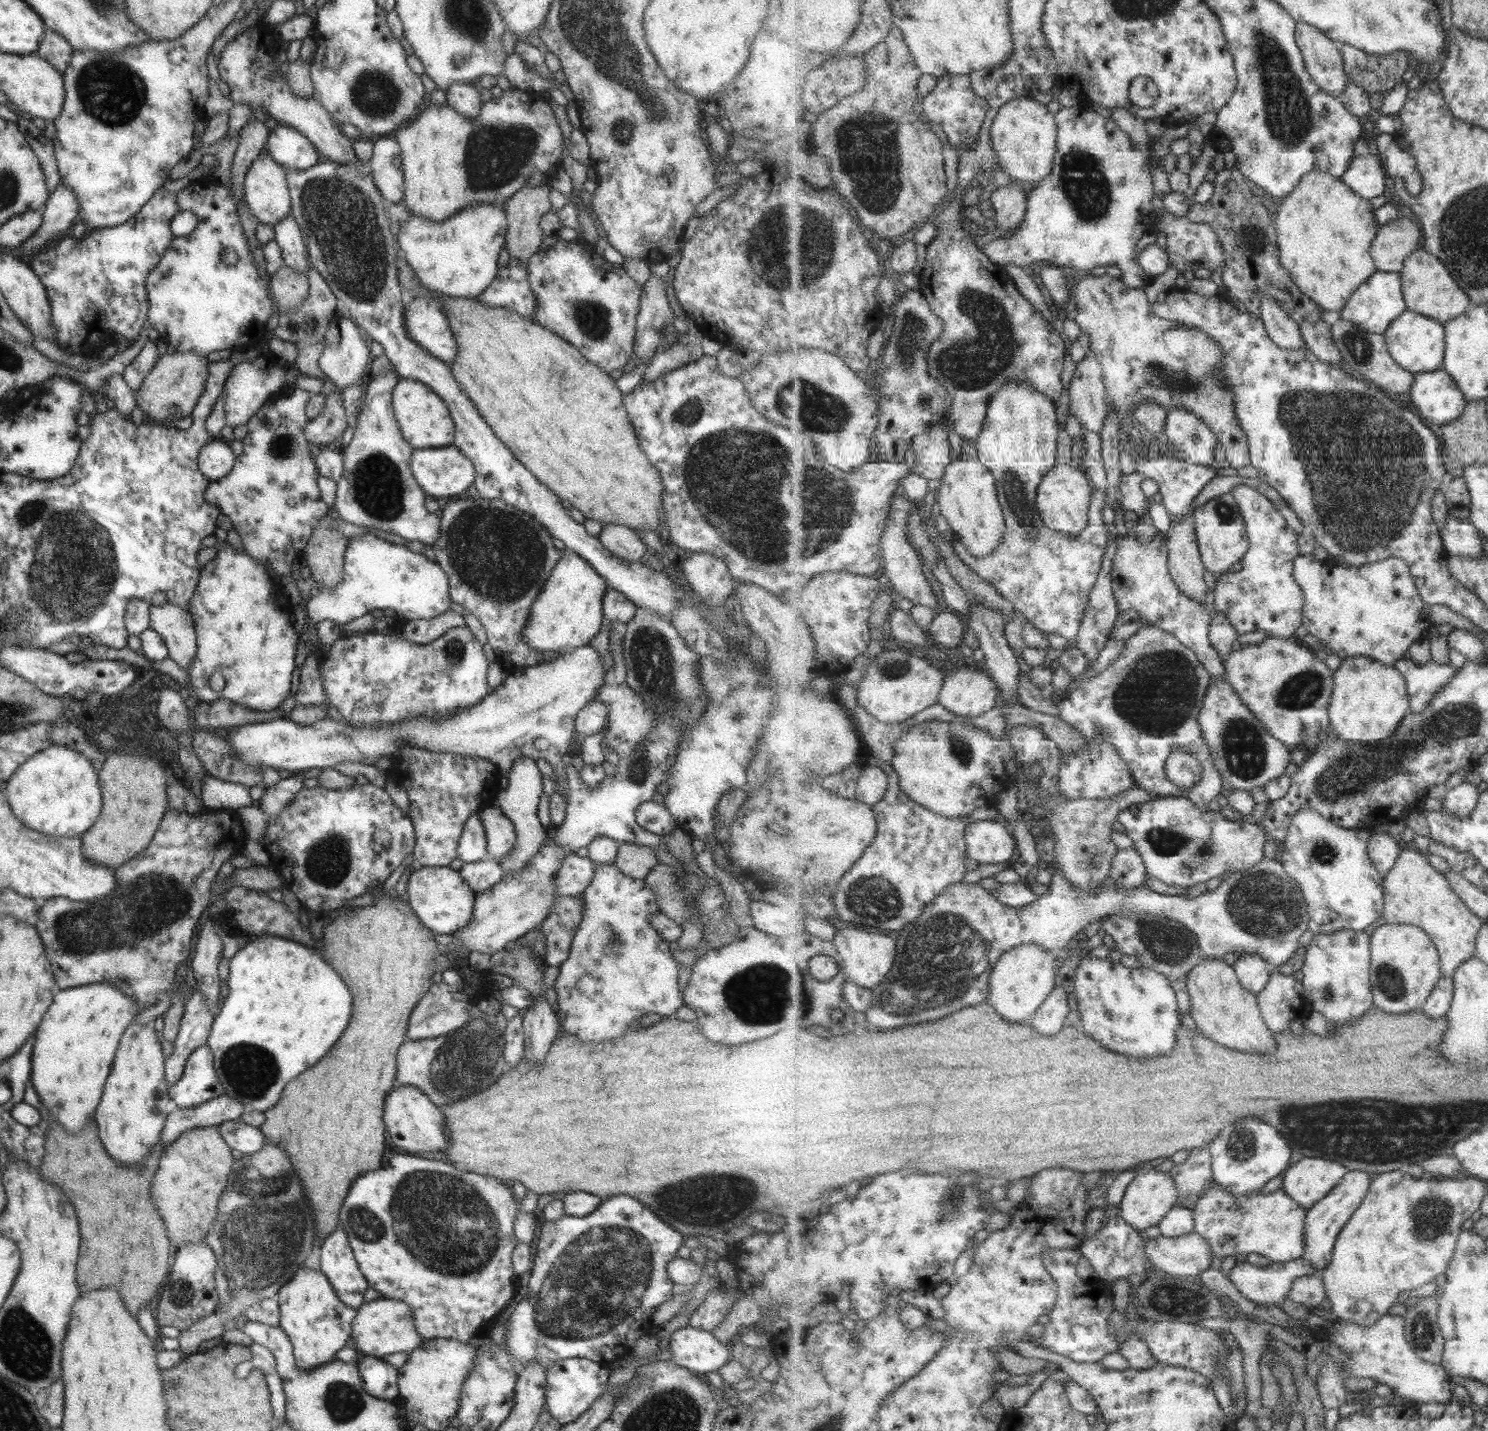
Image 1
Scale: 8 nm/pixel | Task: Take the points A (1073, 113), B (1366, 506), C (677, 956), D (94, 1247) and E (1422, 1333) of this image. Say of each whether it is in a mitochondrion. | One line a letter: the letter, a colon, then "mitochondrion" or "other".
A: other
B: mitochondrion
C: other
D: other
E: mitochondrion

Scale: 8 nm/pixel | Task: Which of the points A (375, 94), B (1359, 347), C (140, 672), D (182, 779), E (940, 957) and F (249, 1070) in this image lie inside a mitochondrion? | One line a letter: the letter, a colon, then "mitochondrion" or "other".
A: mitochondrion
B: mitochondrion
C: other
D: other
E: mitochondrion
F: mitochondrion

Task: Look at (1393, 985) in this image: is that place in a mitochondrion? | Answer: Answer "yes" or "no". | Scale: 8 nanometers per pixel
yes

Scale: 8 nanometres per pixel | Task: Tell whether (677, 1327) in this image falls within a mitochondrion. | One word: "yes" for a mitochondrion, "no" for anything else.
no

